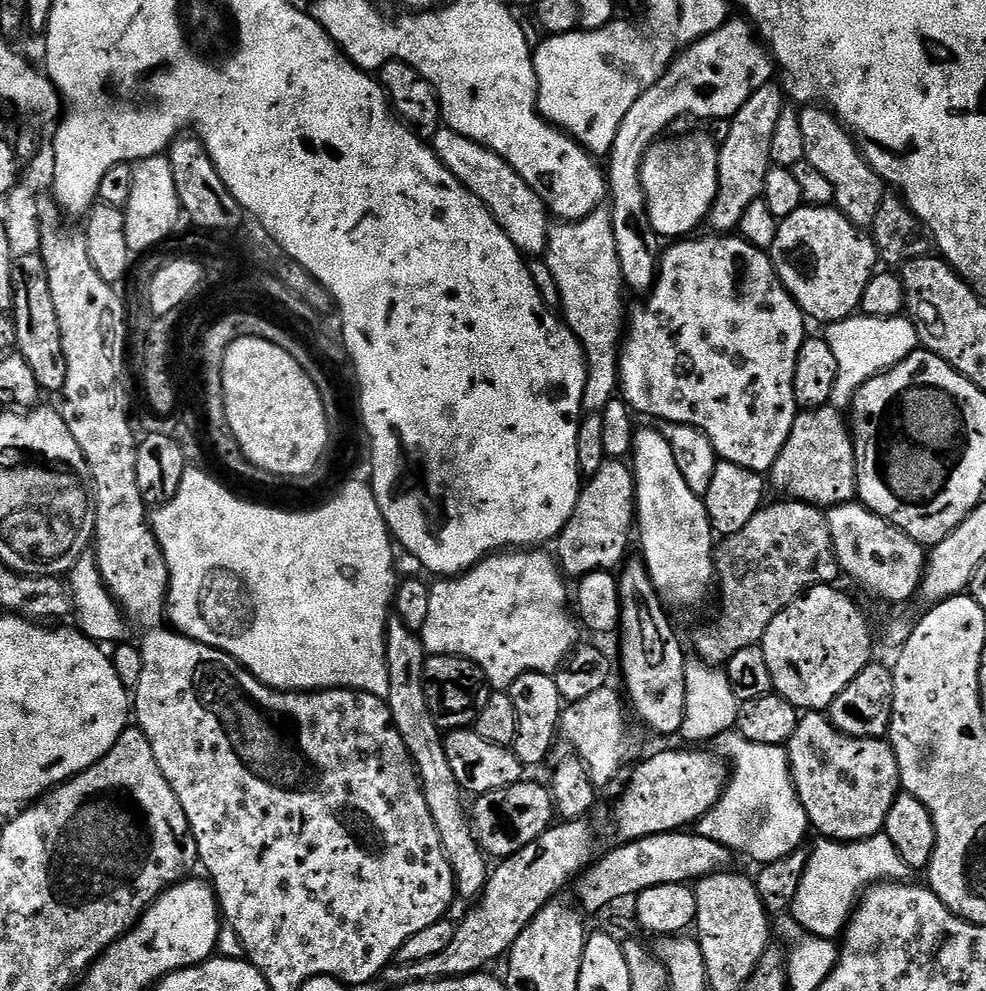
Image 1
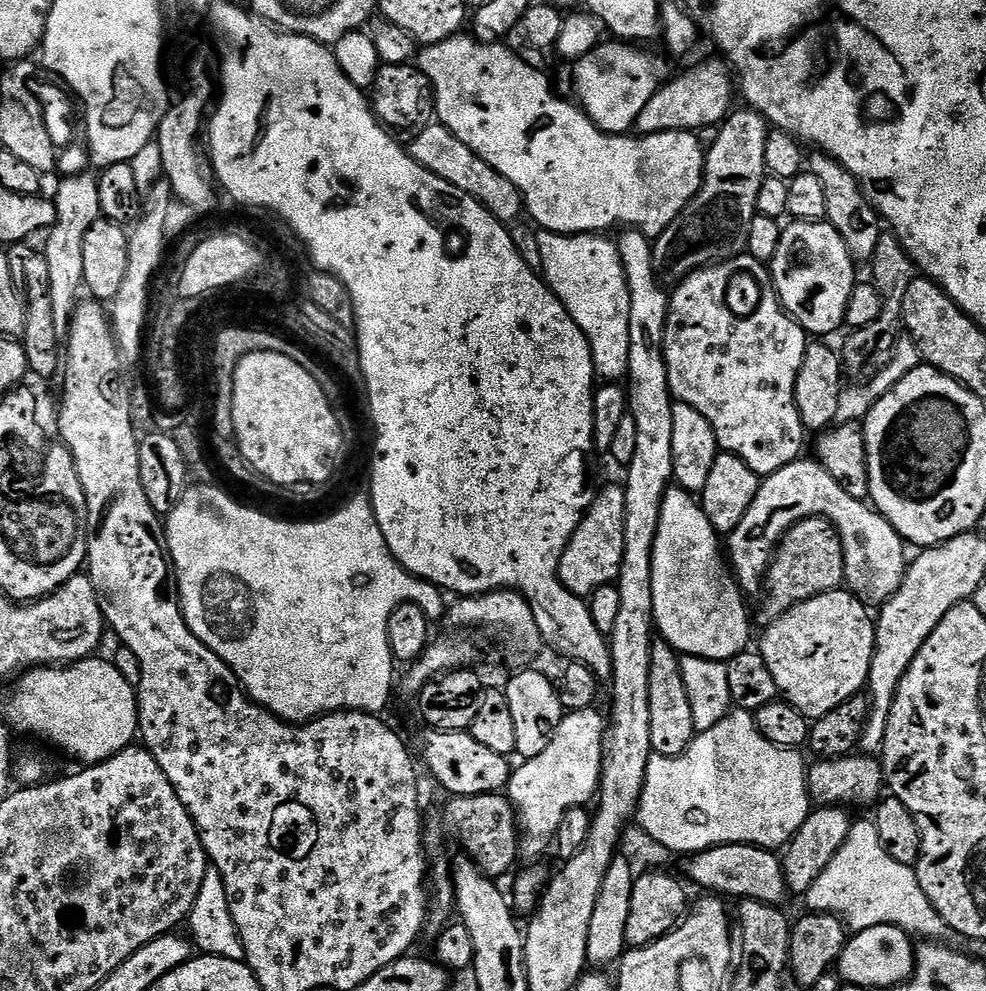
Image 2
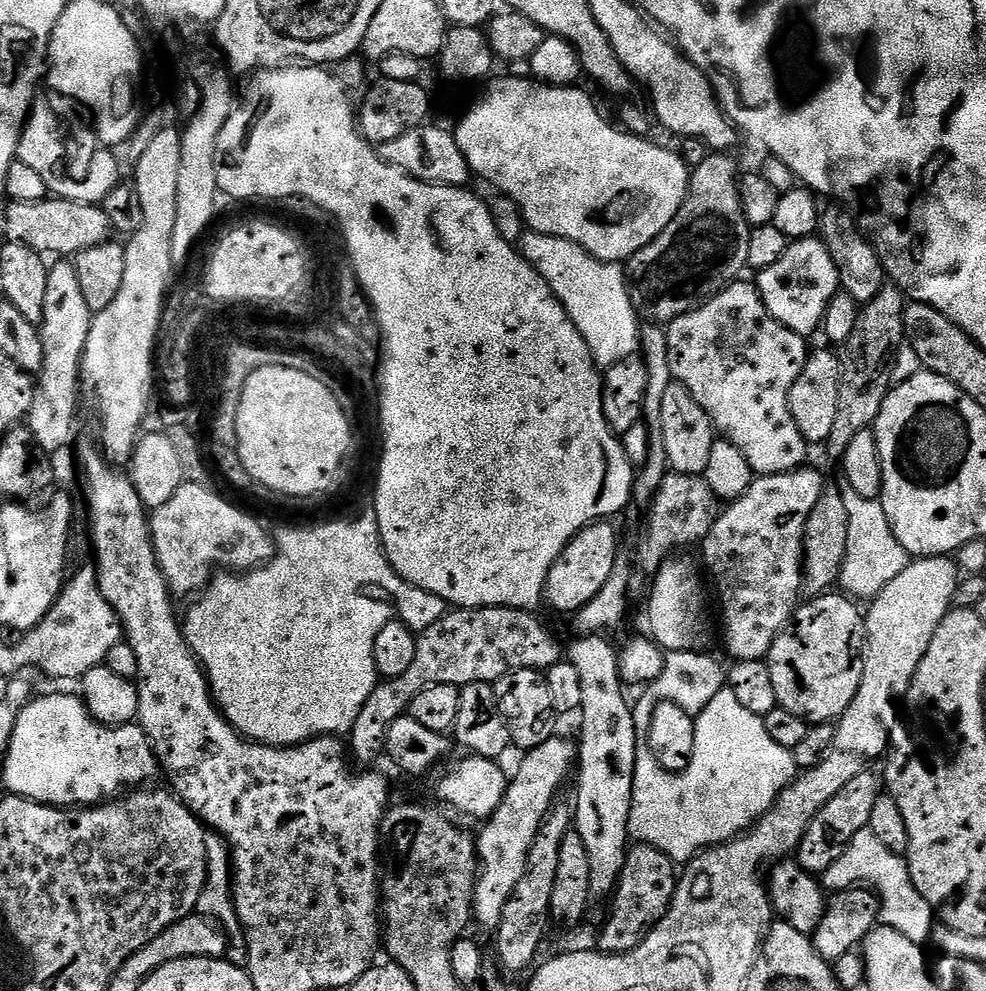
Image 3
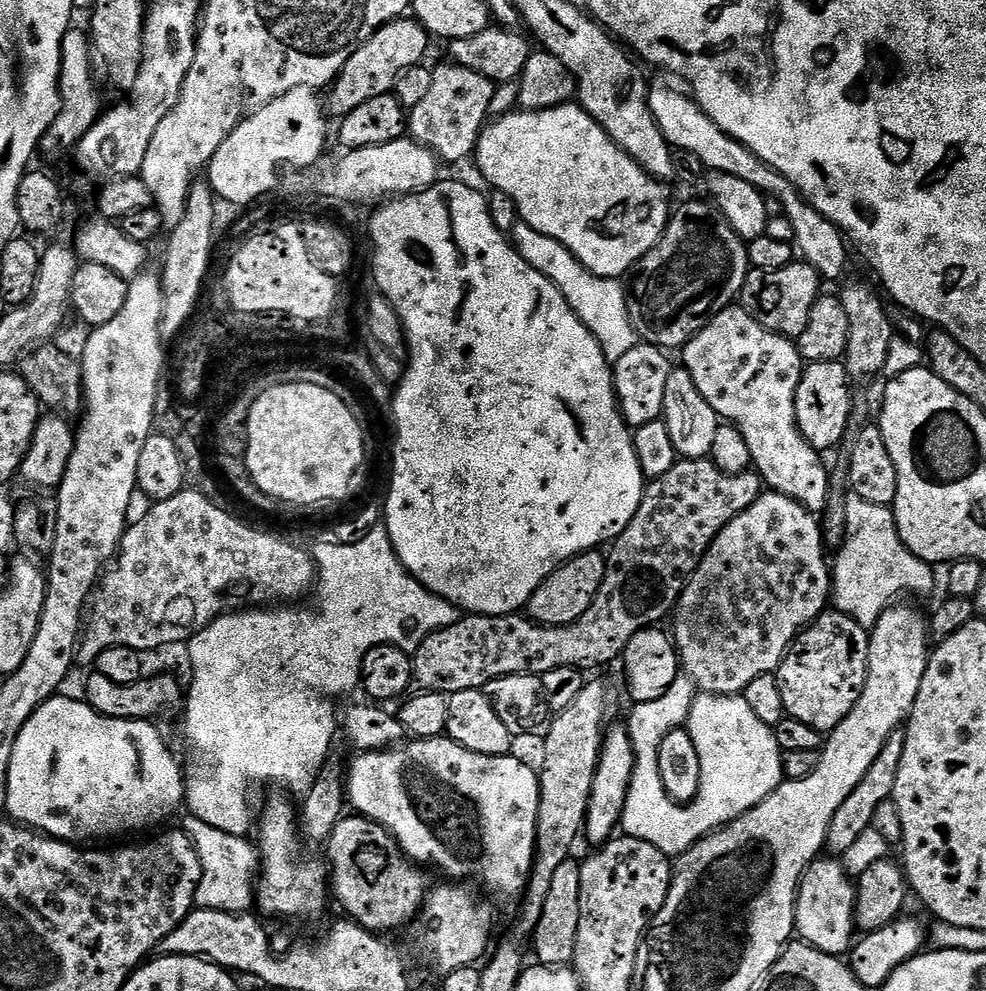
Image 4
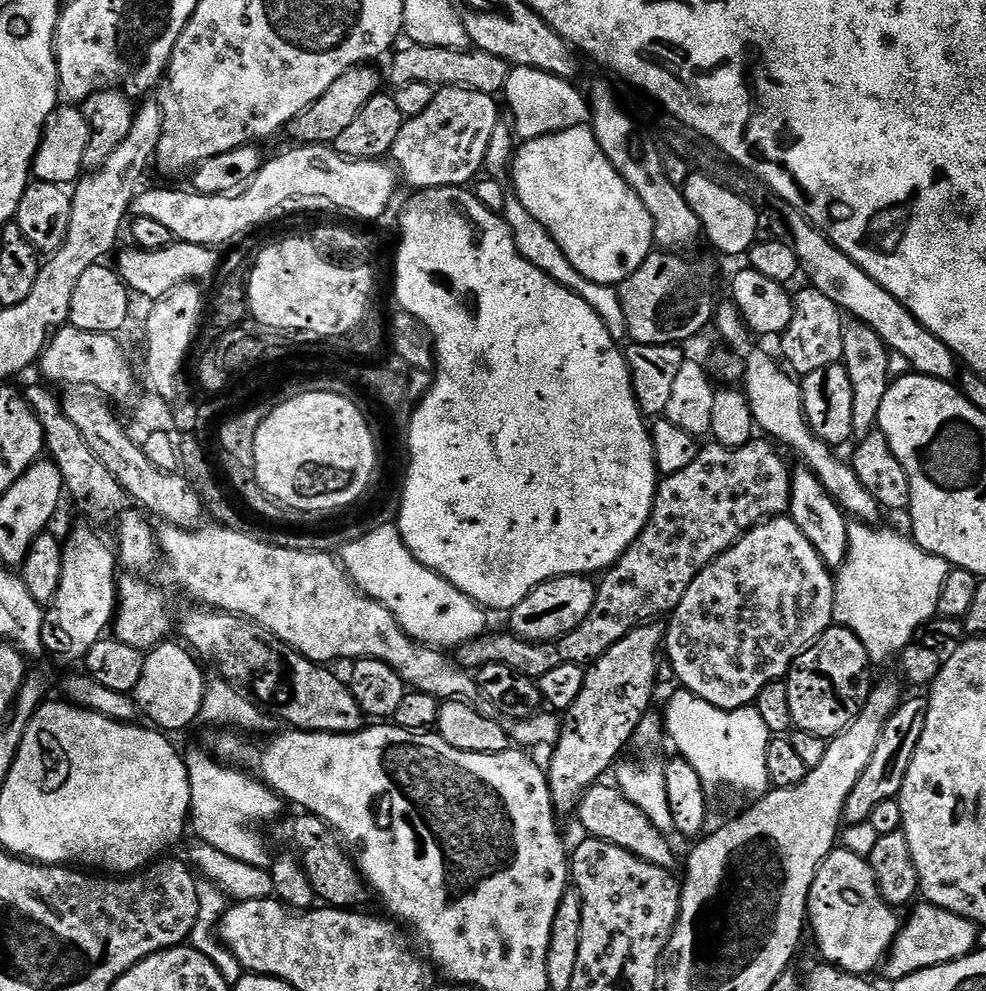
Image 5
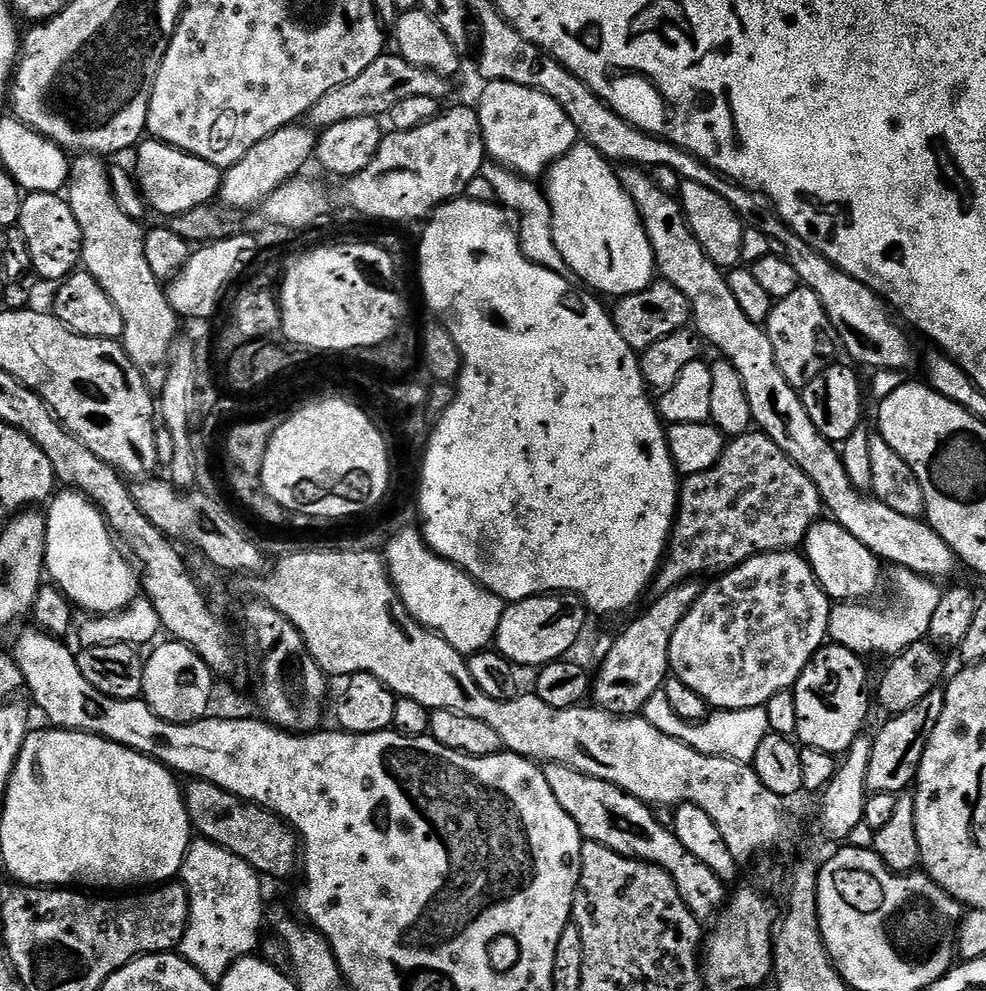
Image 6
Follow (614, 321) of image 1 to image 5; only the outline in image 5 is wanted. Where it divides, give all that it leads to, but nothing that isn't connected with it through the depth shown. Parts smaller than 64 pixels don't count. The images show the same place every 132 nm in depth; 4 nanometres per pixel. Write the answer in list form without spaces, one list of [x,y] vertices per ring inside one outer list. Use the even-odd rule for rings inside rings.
[[[509,194],[506,198],[506,206],[502,215],[504,221],[510,226],[520,257],[526,262],[538,266],[538,270],[542,270],[547,276],[554,278],[554,282],[558,282],[574,294],[578,294],[595,310],[598,318],[602,318],[606,330],[610,330],[613,338],[618,342],[623,341],[628,336],[628,327],[619,291],[613,285],[590,282],[590,278],[578,274],[578,270],[574,270],[574,266],[570,266],[570,258],[566,258],[566,254],[562,254],[562,250],[558,246],[558,242],[554,242],[554,238],[546,230],[546,226],[542,226],[542,222],[538,222],[538,218],[534,218],[534,214],[530,214],[530,210],[526,210],[526,206],[522,206],[522,202],[515,194]]]

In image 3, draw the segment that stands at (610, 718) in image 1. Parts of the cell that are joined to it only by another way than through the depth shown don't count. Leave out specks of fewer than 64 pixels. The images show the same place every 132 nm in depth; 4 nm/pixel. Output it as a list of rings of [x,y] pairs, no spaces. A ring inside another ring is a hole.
[[[557,734],[550,737],[542,746],[531,749],[528,756],[516,768],[516,777],[513,775],[508,781],[508,789],[504,795],[504,800],[496,807],[493,816],[488,817],[484,828],[478,832],[478,879],[476,881],[476,895],[474,897],[474,920],[478,925],[495,930],[502,922],[502,910],[506,907],[506,902],[510,894],[514,894],[514,886],[518,886],[518,878],[526,870],[526,858],[530,854],[530,846],[538,834],[538,830],[544,825],[544,820],[548,813],[552,811],[557,803],[556,795],[560,792],[560,787],[568,780],[568,775],[573,775],[574,765],[578,760],[578,748],[575,743],[563,740],[563,735]]]

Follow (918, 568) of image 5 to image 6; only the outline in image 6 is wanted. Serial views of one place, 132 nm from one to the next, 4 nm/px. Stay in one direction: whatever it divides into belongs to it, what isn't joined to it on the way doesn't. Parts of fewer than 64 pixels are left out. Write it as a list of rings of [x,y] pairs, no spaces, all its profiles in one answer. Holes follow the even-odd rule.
[[[897,569],[894,572],[894,586],[900,598],[895,613],[892,610],[880,610],[864,602],[840,602],[831,612],[829,639],[838,645],[846,646],[861,656],[882,654],[894,658],[909,648],[910,645],[921,643],[927,636],[931,619],[938,610],[943,589],[933,579],[917,574],[914,571]]]

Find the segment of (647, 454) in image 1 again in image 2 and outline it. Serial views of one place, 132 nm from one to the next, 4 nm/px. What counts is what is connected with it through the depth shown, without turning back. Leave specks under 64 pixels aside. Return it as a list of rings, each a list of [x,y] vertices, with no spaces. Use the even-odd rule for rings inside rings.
[[[679,486],[669,487],[662,498],[652,555],[652,585],[655,631],[678,654],[727,662],[749,647],[752,624],[744,605],[746,596],[726,567],[721,537],[700,509],[699,499]]]

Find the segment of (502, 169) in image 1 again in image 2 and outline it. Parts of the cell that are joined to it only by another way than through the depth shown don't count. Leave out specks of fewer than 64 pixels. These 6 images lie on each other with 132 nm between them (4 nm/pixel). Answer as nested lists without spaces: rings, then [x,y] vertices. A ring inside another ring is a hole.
[[[433,122],[428,127],[421,128],[411,137],[411,140],[411,154],[419,164],[426,166],[426,170],[430,170],[434,174],[438,174],[438,178],[450,182],[450,186],[458,186],[458,190],[470,194],[479,204],[487,206],[490,214],[497,216],[501,222],[509,222],[508,220],[516,222],[521,219],[526,205],[520,190],[508,178],[502,178],[502,174],[498,174],[498,170],[494,170],[494,166],[490,166],[485,160],[478,158],[478,154],[474,154],[474,150],[470,150],[470,146],[461,142],[443,124]]]

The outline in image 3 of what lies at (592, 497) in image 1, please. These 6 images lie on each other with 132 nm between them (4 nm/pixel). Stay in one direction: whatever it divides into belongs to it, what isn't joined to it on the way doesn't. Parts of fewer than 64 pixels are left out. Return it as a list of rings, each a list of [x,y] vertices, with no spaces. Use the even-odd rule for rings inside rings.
[[[615,523],[588,524],[564,547],[562,554],[558,554],[544,584],[546,604],[560,612],[581,612],[594,598],[594,594],[598,594],[598,590],[610,582],[613,570],[618,567],[616,551],[620,548],[620,540],[616,537],[616,528],[612,524]]]

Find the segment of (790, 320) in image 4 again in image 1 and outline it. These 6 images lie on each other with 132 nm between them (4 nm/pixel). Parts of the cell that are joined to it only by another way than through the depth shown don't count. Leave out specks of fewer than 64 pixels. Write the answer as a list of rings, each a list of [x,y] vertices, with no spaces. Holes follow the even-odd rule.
[[[805,206],[794,210],[778,226],[778,238],[774,238],[774,246],[770,249],[772,264],[776,268],[776,276],[783,282],[801,312],[809,321],[817,320],[821,326],[827,326],[845,320],[860,308],[862,294],[878,268],[876,243],[865,229],[851,224],[834,206],[813,208]]]

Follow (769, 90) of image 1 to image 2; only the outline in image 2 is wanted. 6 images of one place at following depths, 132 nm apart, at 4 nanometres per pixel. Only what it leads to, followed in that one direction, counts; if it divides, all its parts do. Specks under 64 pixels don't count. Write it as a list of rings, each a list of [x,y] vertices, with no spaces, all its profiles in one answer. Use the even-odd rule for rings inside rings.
[[[751,110],[733,111],[720,124],[721,133],[714,146],[706,151],[704,158],[704,177],[696,196],[666,226],[660,236],[655,237],[652,246],[656,279],[665,286],[675,286],[685,280],[691,272],[707,268],[709,264],[721,264],[723,260],[732,260],[735,256],[745,255],[750,234],[750,222],[758,215],[758,190],[762,190],[762,182],[766,175],[766,138],[770,131],[767,120],[758,112]]]

